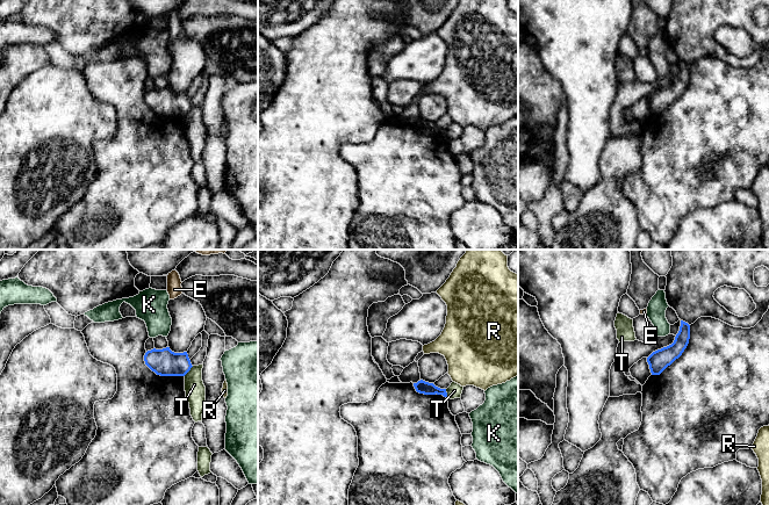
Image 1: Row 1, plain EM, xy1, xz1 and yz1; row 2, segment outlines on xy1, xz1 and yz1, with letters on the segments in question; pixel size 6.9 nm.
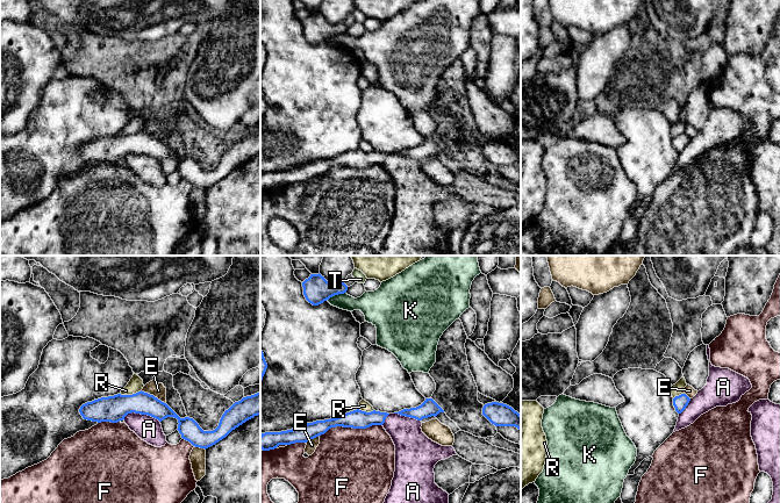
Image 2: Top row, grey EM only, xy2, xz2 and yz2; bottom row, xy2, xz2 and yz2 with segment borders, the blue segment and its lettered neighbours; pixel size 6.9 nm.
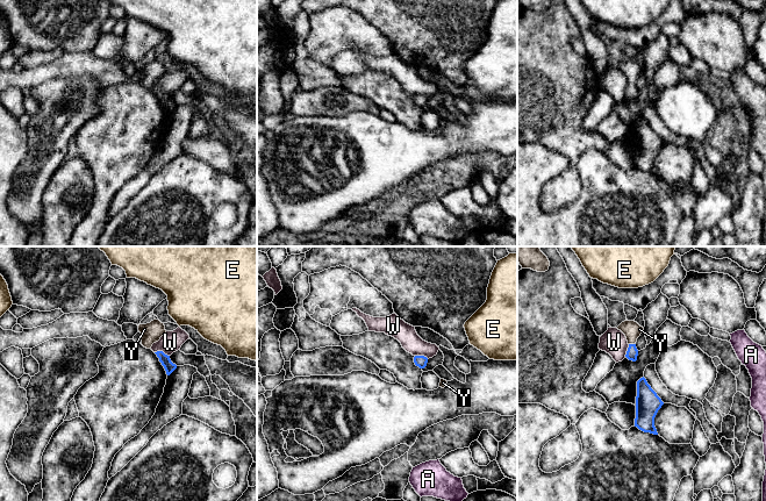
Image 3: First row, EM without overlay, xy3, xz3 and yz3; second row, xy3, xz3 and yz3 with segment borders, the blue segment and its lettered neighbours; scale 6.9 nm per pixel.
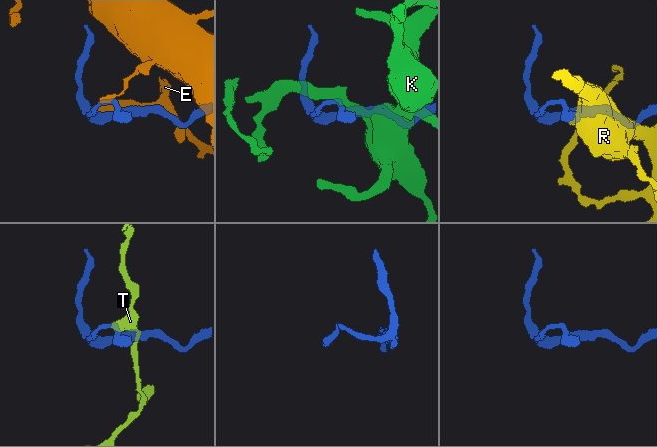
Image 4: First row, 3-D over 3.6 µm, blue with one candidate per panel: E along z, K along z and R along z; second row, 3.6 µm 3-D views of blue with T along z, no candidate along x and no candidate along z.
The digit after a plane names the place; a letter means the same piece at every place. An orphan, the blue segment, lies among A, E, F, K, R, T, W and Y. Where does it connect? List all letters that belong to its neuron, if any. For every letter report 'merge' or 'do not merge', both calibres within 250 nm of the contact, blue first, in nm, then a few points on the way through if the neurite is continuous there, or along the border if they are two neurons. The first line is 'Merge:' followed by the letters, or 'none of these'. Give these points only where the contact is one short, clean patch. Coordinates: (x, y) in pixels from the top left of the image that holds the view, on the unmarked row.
Merge: Y
A: do not merge; calibres 180 and 170 nm; border xy2 (123, 157), (131, 152), (140, 152), (150, 155), (159, 162)
E: do not merge; calibres 160 and 100 nm
F: do not merge; calibres 130 and 480 nm
K: do not merge; calibres 190 and 170 nm; border xz2 (345, 31), (335, 34), (326, 40)
R: do not merge; calibres 180 and 100 nm; border xy2 (141, 129), (131, 134), (120, 134)
T: do not merge; calibres 190 and 140 nm; border xy1 (193, 106), (184, 115)
W: do not merge; calibres 70 and 150 nm; border xy3 (155, 91), (162, 91), (169, 95)
Y: merge; calibres 80 and 120 nm; way yz3 (632, 92), (632, 84), (631, 69)

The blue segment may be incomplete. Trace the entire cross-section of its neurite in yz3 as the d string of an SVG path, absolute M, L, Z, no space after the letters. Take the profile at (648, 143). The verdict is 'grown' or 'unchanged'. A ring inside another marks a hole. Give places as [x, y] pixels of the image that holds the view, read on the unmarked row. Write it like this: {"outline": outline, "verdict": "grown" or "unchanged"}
{"outline": "M643 116L637 121L635 166L644 172L658 174L654 157L664 142Z", "verdict": "unchanged"}

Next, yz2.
{"outline": "M681 134L679 136L675 136L673 138L673 145L675 148L675 151L678 153L681 153L686 149L686 146L688 145L689 141L690 141L690 138L686 134Z", "verdict": "unchanged"}

